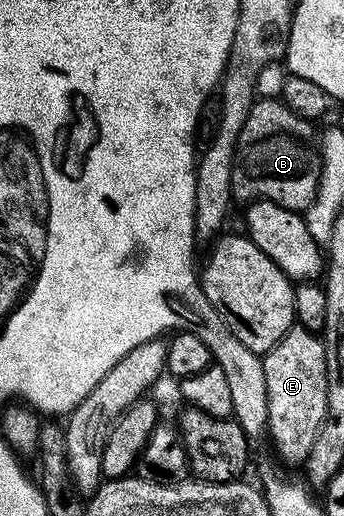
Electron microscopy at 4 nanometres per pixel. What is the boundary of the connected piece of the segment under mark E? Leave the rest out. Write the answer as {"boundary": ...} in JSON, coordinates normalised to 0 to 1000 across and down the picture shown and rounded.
{"boundary":[[[887,634],[843,636],[785,682],[767,684],[765,717],[776,725],[779,851],[794,851],[794,868],[831,901],[884,901],[951,795],[942,657]]]}

